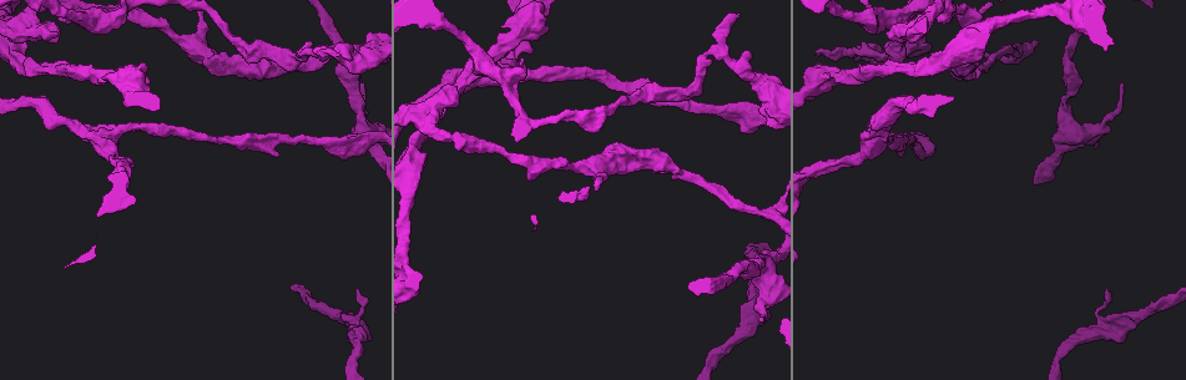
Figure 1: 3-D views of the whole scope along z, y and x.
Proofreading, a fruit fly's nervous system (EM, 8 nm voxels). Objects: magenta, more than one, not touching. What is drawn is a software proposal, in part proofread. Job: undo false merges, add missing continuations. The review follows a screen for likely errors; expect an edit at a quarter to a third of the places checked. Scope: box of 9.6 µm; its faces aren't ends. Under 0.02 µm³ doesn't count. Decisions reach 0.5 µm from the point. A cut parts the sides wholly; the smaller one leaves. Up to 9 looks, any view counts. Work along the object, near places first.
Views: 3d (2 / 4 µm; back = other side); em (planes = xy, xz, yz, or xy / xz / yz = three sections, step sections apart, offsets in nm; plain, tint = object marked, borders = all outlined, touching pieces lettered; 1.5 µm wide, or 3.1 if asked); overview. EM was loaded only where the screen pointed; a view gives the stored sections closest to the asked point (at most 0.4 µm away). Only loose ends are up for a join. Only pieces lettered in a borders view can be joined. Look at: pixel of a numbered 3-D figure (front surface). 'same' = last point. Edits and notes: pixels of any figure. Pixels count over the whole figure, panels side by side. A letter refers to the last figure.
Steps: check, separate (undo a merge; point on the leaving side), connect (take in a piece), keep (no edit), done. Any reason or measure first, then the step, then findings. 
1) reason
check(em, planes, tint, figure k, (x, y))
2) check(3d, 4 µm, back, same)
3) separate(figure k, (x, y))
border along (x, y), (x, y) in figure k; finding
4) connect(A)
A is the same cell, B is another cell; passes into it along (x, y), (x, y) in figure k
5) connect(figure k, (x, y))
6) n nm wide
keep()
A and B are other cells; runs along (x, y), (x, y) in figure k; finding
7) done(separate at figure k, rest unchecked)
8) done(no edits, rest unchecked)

calibre changes
check(em, planes, plain, figure 1, (521, 27))

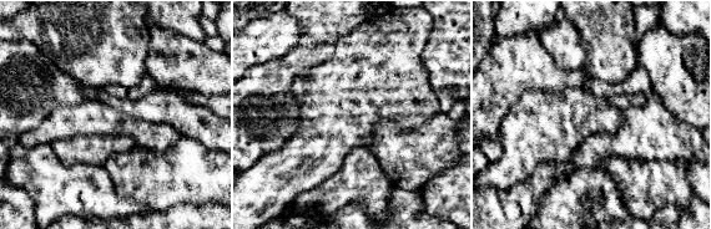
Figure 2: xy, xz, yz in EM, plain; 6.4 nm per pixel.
check(em, planes, tint, same)

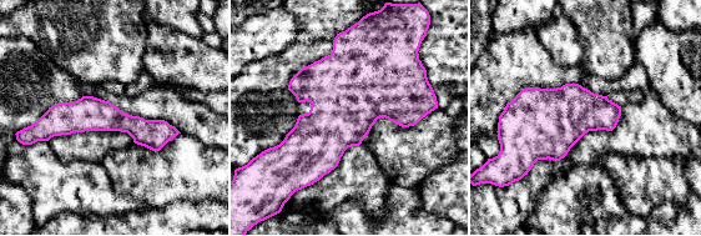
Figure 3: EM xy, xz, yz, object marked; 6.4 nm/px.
what lies round it
check(em, planes, borders, same)

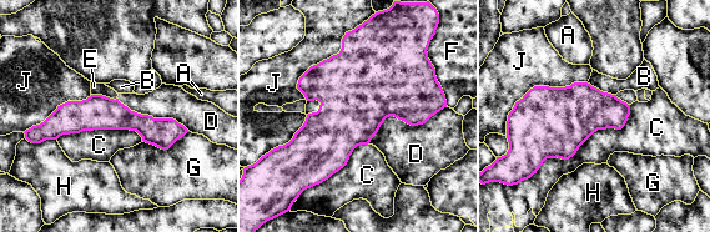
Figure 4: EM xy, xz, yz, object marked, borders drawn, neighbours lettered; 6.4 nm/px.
420 nm wide
keep()
A, B, C, D, E, F, G, H and J are other cells; border along (630, 105), (525, 180) in figure 4; continuous, no second neuron

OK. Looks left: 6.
a fork
check(3d, 2 µm, back, figure 1, (718, 48))

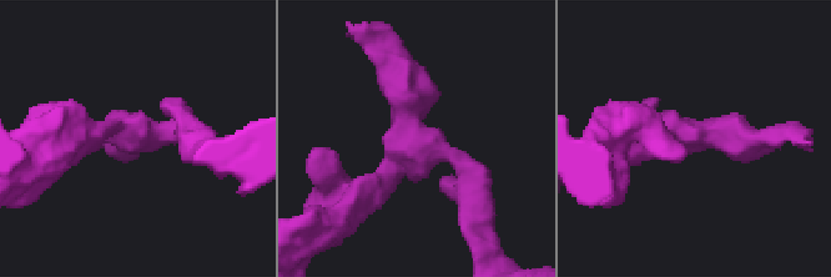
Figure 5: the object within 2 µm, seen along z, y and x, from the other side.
check(em, xy, step 4, tint, figure 5, (688, 133))

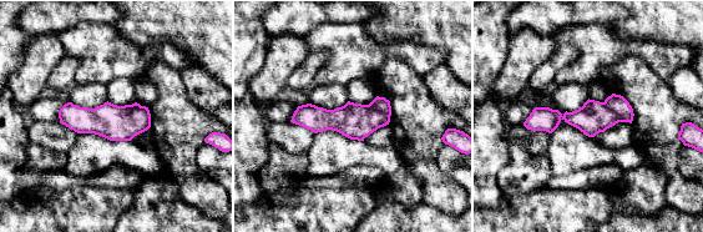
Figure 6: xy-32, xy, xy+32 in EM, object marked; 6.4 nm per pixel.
check(em, planes, borders, same)

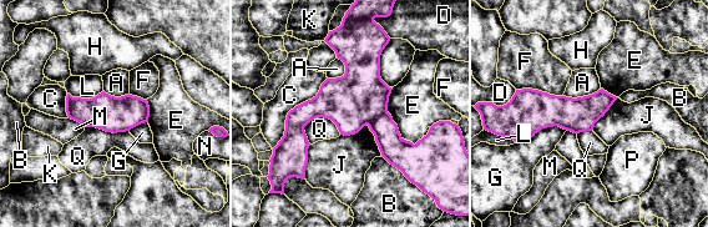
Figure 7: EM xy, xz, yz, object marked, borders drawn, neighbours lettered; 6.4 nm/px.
separate(figure 7, (352, 101))
A, B, C, D, E, F, G, H, J, K, L, M, N, P and Q are other cells; border along (387, 110), (375, 115), (367, 124) in figure 7; two neurons meet here

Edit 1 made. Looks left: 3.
free end
check(3d, 4 µm, figure 1, (1108, 290))

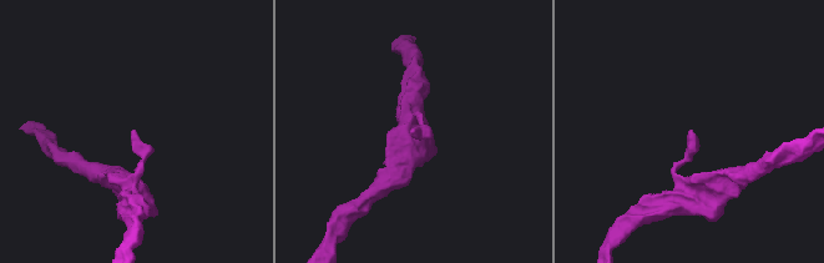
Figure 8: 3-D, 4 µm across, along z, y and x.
check(em, yz, step 8, borders, figure 8, (411, 131))

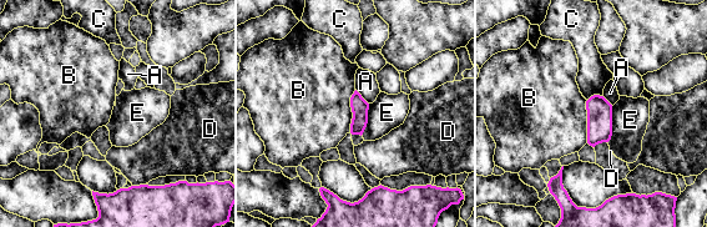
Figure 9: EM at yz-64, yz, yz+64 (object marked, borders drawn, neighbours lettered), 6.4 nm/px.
another direction
check(em, planes, borders, same)

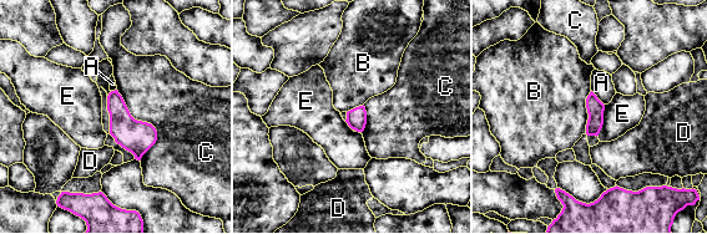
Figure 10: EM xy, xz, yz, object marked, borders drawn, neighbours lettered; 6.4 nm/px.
keep()
A, B, C, D and E are other cells; border along (591, 91), (586, 98), (585, 132) in figure 10; none of them fits

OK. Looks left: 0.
done(separate at figure 7, rest unchecked)

